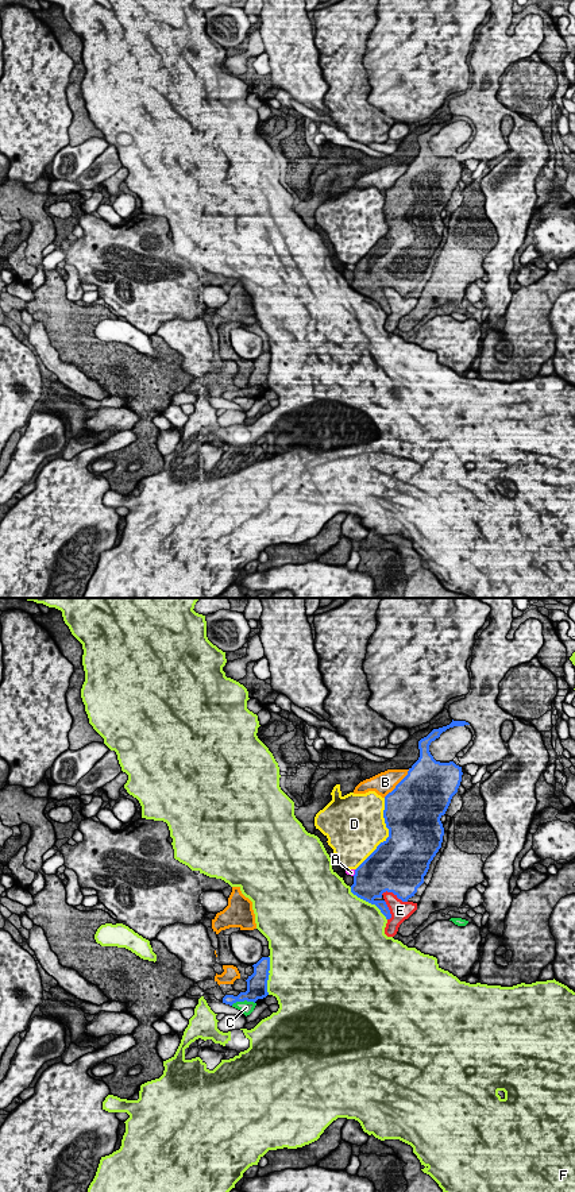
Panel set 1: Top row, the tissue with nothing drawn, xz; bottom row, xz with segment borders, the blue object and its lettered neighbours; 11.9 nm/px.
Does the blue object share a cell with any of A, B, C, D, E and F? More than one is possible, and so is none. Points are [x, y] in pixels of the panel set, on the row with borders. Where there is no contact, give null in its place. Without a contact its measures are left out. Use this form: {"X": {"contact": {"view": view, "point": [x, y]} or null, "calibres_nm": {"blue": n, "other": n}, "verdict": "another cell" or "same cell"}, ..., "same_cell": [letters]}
{"A": {"contact": {"view": "xz", "point": [355, 872]}, "calibres_nm": {"blue": 460, "other": 70}, "verdict": "another cell"}, "B": {"contact": {"view": "xz", "point": [397, 784]}, "calibres_nm": {"blue": 500, "other": 260}, "verdict": "another cell"}, "C": {"contact": {"view": "xz", "point": [242, 1000]}, "calibres_nm": {"blue": 260, "other": 160}, "verdict": "another cell"}, "D": {"contact": {"view": "xz", "point": [389, 834]}, "calibres_nm": {"blue": 500, "other": 420}, "verdict": "another cell"}, "E": {"contact": {"view": "xz", "point": [394, 894]}, "calibres_nm": {"blue": 480, "other": 240}, "verdict": "another cell"}, "F": {"contact": {"view": "xz", "point": [369, 902]}, "calibres_nm": {"blue": 400, "other": 480}, "verdict": "another cell"}, "same_cell": []}

